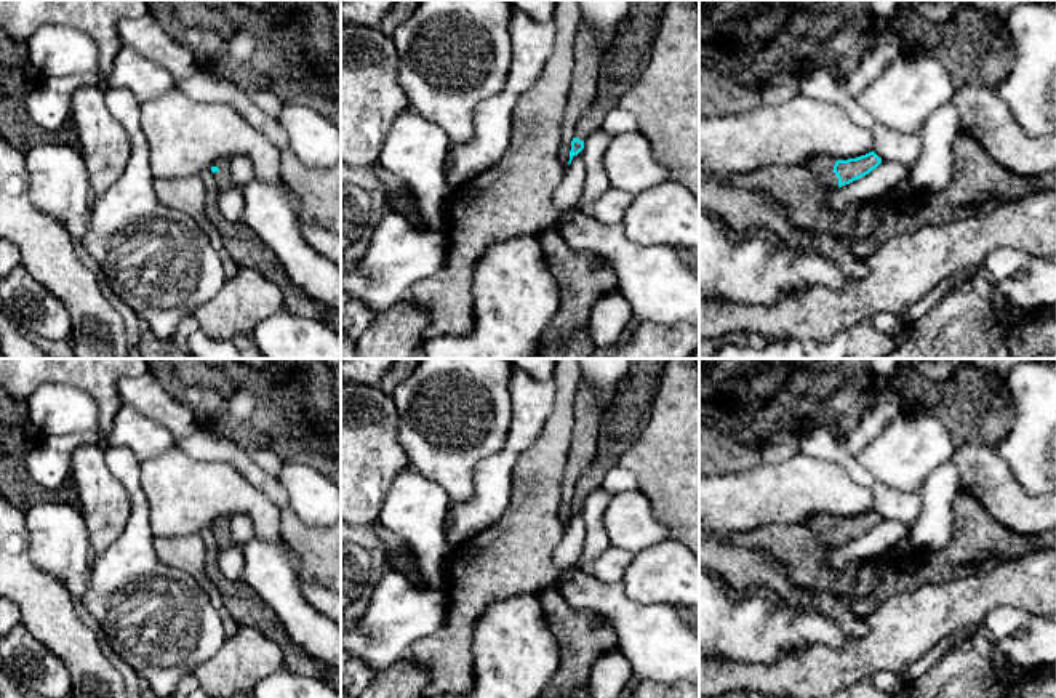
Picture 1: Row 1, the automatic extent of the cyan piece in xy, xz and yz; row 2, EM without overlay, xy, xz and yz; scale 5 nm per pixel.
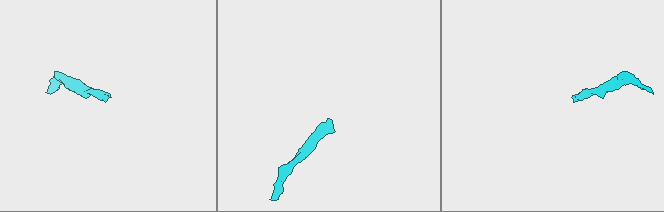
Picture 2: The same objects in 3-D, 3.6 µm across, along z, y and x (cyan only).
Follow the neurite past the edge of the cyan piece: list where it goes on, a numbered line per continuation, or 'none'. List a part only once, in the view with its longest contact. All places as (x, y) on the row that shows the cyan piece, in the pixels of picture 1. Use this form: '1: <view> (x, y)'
1: yz (821, 167)

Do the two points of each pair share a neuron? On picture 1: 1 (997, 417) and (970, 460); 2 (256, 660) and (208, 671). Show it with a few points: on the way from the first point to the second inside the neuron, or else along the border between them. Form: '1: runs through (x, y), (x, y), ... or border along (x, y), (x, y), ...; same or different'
1: border along (956, 444), (986, 442), (996, 447); different
2: runs through (245, 660), (229, 671), (220, 671); same

